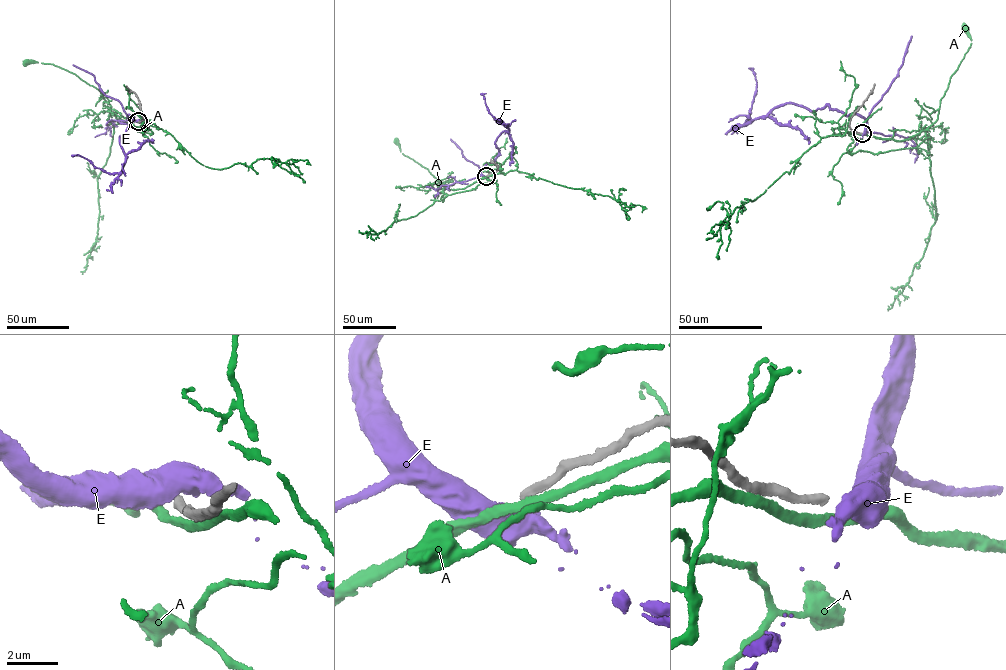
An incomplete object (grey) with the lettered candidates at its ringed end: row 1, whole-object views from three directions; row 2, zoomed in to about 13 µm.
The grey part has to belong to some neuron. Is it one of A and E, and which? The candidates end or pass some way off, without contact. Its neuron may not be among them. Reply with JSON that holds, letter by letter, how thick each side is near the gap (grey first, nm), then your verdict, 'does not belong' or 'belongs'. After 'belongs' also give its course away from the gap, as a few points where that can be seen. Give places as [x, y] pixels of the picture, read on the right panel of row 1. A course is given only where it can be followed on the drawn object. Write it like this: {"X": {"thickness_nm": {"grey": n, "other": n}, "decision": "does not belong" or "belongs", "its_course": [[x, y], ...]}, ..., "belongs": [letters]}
{"A": {"thickness_nm": {"grey": 320, "other": 320}, "decision": "does not belong"}, "E": {"thickness_nm": {"grey": 320, "other": 600}, "decision": "does not belong"}, "belongs": []}

